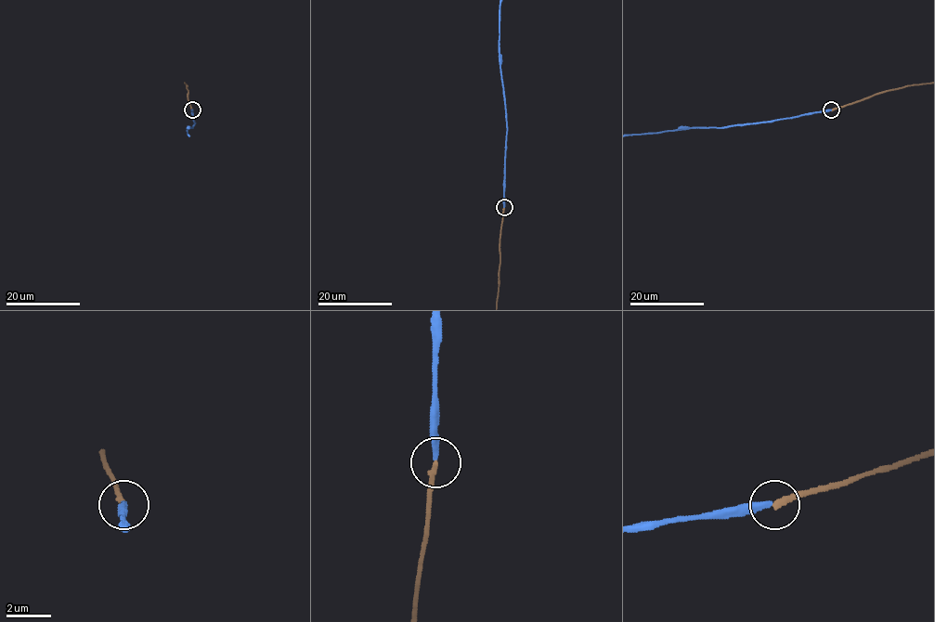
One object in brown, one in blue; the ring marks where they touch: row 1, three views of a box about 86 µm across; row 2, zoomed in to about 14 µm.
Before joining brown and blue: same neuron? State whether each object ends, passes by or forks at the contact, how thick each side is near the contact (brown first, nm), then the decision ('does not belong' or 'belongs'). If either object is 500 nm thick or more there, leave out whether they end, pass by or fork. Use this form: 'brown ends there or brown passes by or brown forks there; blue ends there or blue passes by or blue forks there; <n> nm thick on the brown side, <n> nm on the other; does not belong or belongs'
brown ends there; blue ends there; 280 nm thick on the brown side, 300 nm on the other; belongs

